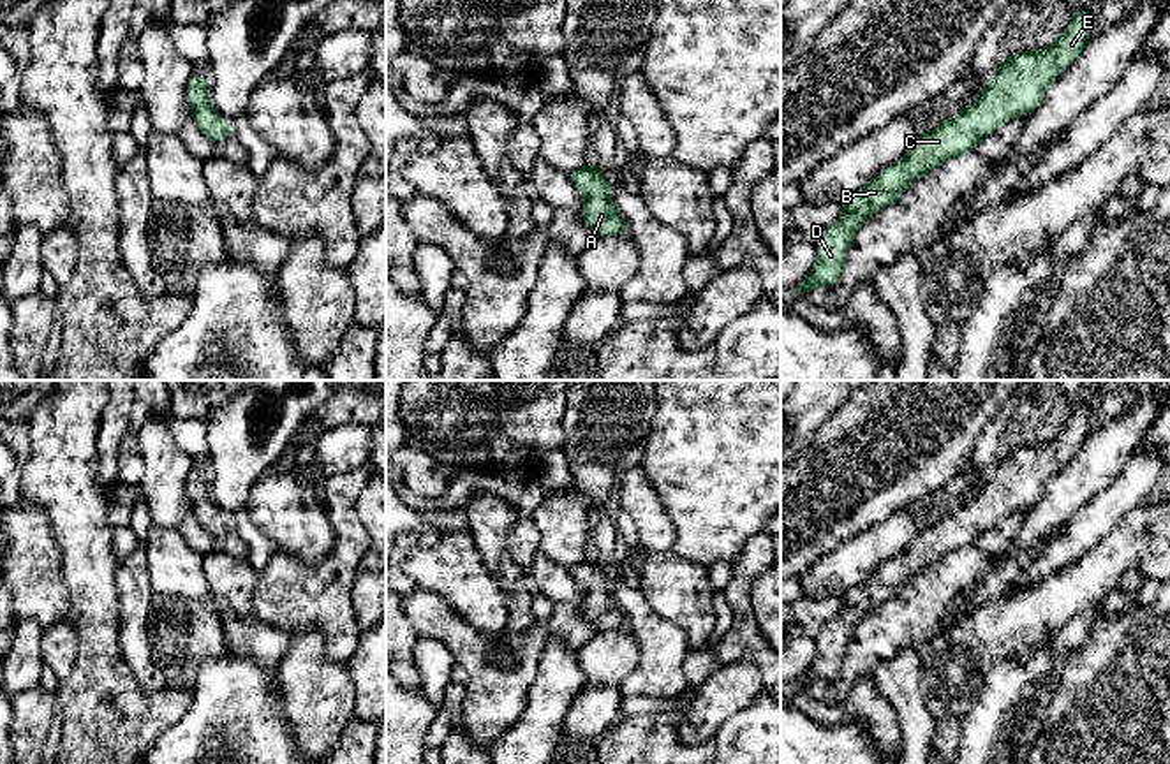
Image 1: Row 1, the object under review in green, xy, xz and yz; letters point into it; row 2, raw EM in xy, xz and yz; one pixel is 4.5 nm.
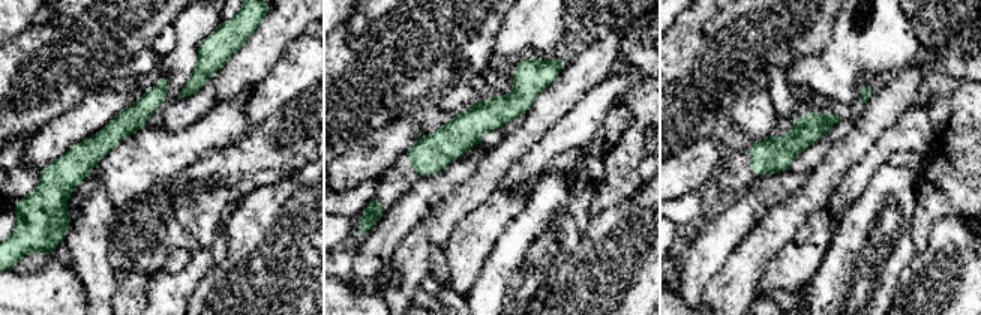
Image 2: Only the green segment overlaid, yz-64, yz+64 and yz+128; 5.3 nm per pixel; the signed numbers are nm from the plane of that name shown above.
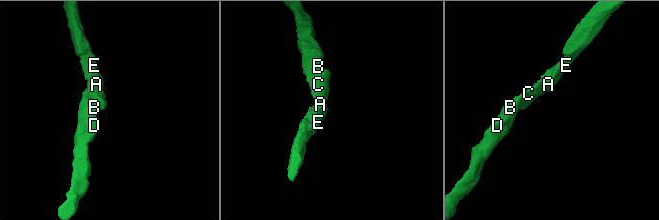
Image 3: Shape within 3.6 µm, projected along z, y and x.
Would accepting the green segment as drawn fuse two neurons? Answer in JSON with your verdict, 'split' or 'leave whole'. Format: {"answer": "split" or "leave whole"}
{"answer": "leave whole"}

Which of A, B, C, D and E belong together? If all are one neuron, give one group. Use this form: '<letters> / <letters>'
A B C D E

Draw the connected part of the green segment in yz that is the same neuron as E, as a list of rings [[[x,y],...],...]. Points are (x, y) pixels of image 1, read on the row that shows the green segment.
[[[1078,9],[1050,48],[1006,56],[973,106],[962,107],[937,129],[922,134],[900,160],[846,197],[840,202],[840,218],[816,243],[819,257],[812,271],[793,292],[805,294],[819,285],[835,285],[855,232],[865,220],[895,202],[929,169],[973,151],[983,137],[1008,120],[1033,113],[1048,84],[1082,53],[1092,21],[1089,11]]]

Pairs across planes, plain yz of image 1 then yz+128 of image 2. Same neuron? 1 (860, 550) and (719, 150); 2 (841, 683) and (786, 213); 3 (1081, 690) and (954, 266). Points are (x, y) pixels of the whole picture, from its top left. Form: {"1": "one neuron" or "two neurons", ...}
{"1": "one neuron", "2": "two neurons", "3": "one neuron"}

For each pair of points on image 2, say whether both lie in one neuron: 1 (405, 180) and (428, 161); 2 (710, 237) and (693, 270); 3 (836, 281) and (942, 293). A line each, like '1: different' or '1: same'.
1: same
2: same
3: different

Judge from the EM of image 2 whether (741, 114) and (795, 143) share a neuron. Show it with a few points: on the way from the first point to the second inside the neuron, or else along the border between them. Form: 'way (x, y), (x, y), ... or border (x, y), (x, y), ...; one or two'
border (770, 135), (752, 143); two

